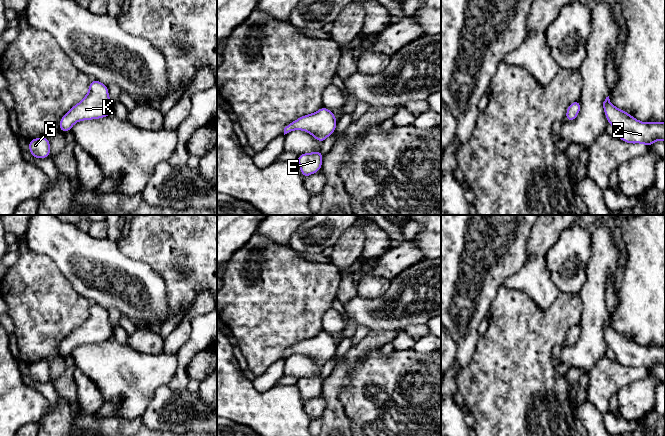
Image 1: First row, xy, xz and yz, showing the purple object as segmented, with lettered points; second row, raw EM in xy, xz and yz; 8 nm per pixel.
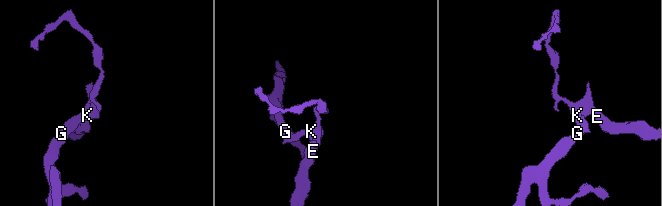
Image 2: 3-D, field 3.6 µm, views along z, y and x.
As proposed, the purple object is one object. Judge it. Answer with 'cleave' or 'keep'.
keep

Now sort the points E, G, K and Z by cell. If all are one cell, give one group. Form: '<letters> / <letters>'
E G K Z

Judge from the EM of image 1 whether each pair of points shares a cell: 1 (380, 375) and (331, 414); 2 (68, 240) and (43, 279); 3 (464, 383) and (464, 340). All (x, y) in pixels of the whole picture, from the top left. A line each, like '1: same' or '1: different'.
1: different
2: different
3: different

